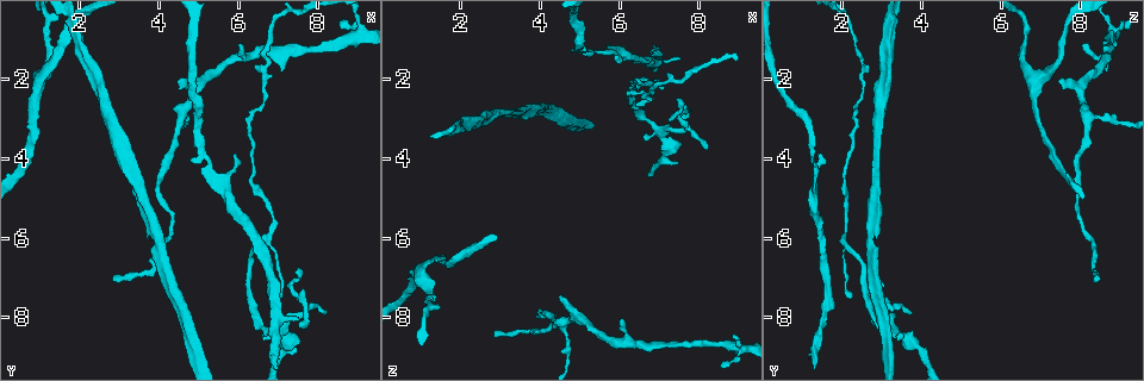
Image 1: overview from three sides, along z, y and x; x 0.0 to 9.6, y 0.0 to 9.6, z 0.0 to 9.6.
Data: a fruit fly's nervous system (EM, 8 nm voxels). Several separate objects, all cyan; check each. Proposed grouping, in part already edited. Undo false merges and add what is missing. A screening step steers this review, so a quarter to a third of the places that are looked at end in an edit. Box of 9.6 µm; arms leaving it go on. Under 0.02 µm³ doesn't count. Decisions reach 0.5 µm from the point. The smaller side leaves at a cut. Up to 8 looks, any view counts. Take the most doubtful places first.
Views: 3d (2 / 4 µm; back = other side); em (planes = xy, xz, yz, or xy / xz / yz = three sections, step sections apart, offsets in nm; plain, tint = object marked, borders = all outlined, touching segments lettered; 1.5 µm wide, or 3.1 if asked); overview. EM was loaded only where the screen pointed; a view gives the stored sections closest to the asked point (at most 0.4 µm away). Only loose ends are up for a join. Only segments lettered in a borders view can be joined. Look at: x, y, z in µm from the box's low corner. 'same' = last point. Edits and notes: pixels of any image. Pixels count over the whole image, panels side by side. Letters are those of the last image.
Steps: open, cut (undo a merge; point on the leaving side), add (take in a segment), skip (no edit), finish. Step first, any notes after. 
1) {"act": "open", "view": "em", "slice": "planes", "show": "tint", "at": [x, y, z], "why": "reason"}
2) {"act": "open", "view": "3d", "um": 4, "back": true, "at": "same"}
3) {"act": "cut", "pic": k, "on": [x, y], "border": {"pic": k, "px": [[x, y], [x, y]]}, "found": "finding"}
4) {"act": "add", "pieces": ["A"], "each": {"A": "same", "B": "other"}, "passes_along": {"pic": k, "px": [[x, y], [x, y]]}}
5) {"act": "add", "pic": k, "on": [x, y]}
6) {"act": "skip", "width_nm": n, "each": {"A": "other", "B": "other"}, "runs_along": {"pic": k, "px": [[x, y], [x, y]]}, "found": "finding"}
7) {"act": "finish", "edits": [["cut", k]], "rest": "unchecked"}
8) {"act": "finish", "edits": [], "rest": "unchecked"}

{"act": "open", "view": "3d", "um": 2, "at": [7.55, 8.00, 1.40], "why": "branch stops here"}

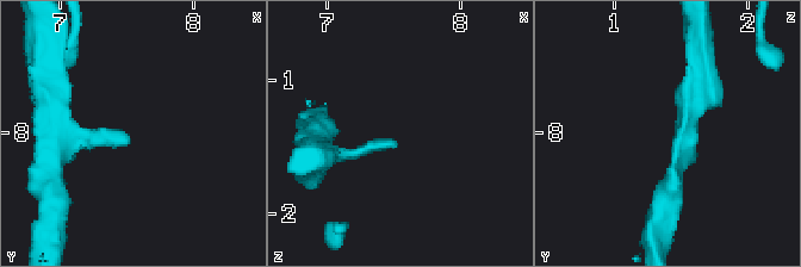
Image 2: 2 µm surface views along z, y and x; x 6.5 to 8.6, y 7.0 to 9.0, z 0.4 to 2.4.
{"act": "open", "view": "em", "slice": "planes", "show": "borders", "at": [7.52, 8.04, 1.44], "why": "now the EM"}

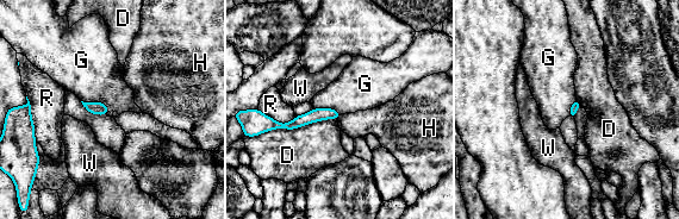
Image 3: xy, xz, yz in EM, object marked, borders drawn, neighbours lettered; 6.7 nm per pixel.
{"act": "skip", "each": {"D": "other", "G": "other", "H": "other", "R": "other", "W": "other"}, "runs_along": {"pic": 3, "px": [[336, 114], [292, 125], [269, 121]]}, "found": "no lettered segment goes on from it"}

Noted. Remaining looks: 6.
{"act": "open", "view": "em", "slice": "planes", "show": "borders", "at": [6.00, 1.20, 8.00], "why": "an open end"}

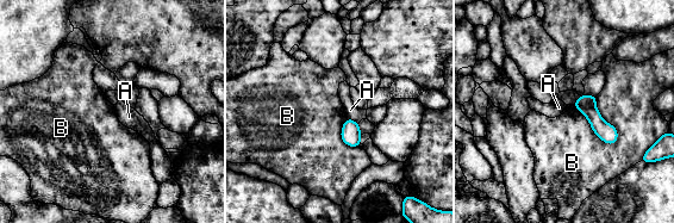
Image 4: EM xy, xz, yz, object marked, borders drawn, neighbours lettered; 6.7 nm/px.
{"act": "skip", "longest_contact_nm": ["B", 380], "each": {"A": "other", "B": "other"}, "border": {"pic": 4, "px": [[573, 105], [603, 141], [617, 141]]}, "found": "none of them fits"}

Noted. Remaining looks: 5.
{"act": "open", "view": "em", "slice": "yz", "step": 4, "show": "tint", "at": [7.10, 8.40, 3.35], "why": "three-way junction"}

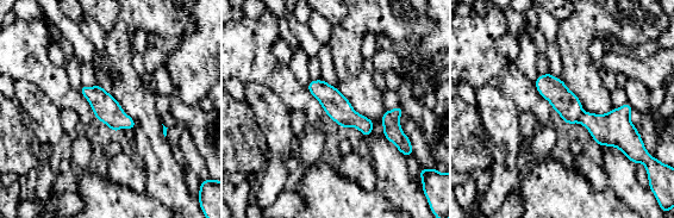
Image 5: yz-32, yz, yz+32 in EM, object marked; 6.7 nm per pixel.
{"act": "open", "view": "em", "slice": "planes", "show": "tint", "at": "same"}

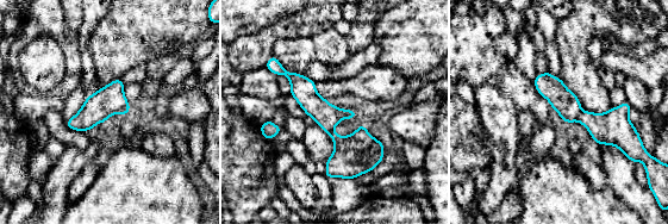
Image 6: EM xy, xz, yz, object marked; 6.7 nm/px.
{"act": "open", "view": "em", "slice": "planes", "show": "borders", "at": "same"}

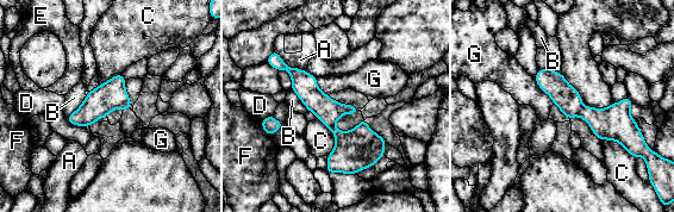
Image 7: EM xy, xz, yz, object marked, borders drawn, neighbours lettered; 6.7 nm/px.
{"act": "skip", "longest_contact_nm": ["C", 260], "each": {"A": "other", "B": "other", "C": "other", "D": "other", "E": "other", "F": "other", "G": "other"}, "border": {"pic": 7, "px": [[534, 78], [553, 104]]}, "found": "one cell here"}

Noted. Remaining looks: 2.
{"act": "finish", "edits": [], "rest": "unchecked"}

